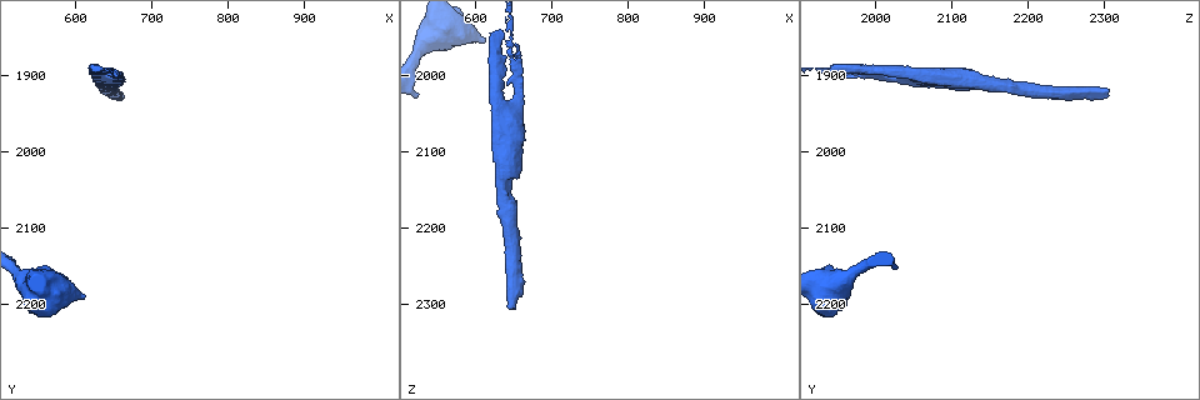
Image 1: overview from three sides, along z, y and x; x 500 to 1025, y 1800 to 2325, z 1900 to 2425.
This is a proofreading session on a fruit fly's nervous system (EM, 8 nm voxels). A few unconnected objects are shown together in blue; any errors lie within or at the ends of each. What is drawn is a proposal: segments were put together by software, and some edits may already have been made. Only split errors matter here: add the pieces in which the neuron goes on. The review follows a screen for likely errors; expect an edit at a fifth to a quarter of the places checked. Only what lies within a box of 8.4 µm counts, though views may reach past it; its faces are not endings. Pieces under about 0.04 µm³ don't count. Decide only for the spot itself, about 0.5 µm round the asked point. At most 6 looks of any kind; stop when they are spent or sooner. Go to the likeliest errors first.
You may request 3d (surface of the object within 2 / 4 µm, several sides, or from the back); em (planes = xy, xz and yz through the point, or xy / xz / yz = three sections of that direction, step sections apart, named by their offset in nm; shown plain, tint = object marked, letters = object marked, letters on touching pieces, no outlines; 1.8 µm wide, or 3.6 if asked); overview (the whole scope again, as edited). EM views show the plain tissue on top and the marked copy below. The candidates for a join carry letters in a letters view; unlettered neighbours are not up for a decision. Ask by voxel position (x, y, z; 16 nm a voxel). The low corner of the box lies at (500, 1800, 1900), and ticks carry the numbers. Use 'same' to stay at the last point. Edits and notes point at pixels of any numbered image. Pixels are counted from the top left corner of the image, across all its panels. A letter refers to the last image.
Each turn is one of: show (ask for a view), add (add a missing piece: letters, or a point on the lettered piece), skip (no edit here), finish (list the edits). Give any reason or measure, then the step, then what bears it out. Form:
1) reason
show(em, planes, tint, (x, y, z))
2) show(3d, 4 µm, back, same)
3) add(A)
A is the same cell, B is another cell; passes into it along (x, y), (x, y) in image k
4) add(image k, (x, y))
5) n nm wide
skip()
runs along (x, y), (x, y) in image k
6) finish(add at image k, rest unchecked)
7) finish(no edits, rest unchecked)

long arm stops here
show(em, planes, letters, (650, 1920, 2305))

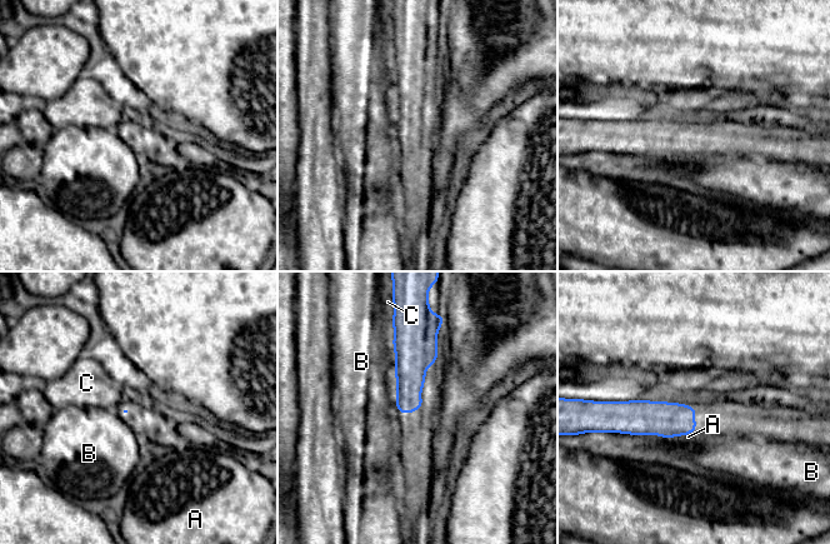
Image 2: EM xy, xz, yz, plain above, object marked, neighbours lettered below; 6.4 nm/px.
skip()
A, B and C are other cells; border along (391, 345), (395, 353), (395, 373) in image 2; no lettered piece goes on from it

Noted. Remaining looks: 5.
free end
show(em, 3.6 µm, xz, step 16, tint, (655, 1900, 1960))

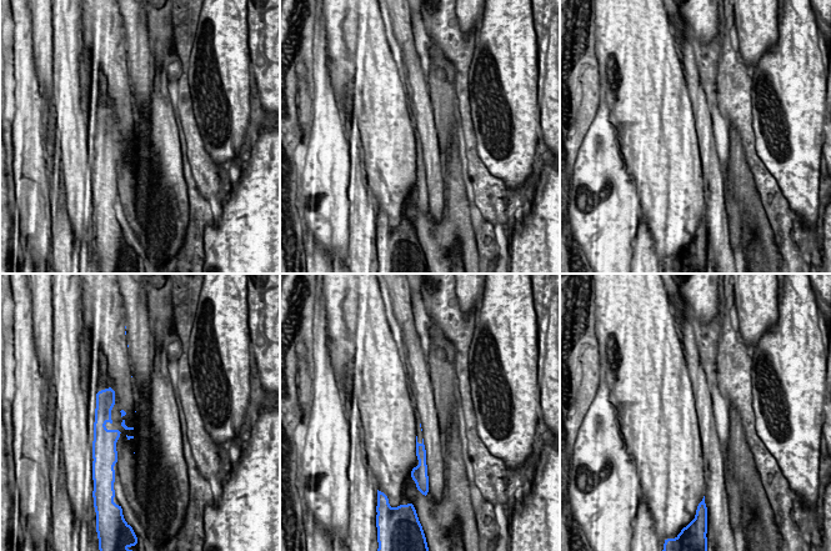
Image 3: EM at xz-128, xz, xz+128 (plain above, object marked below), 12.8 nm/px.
cut it another way
show(em, 3.6 µm, planes, letters, same)

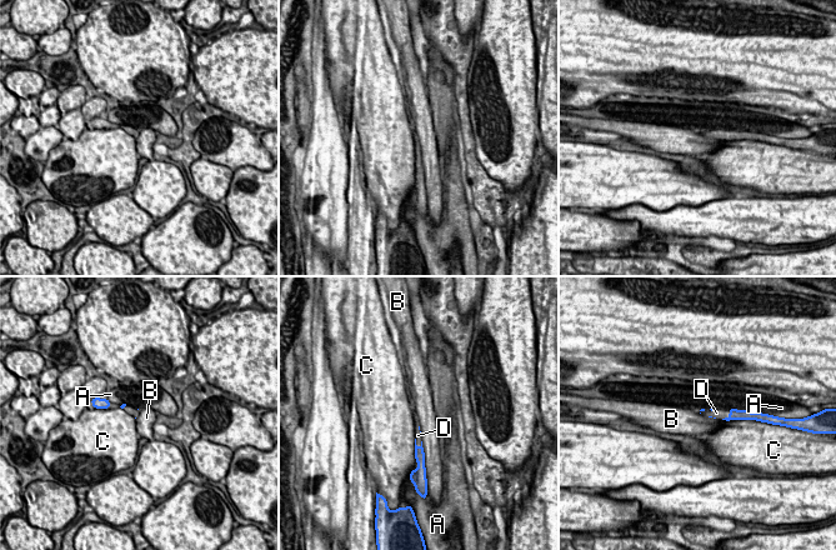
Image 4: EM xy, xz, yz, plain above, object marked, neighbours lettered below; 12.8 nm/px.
add(D)
D is the same cell, A, B and C are other cells; it goes on there

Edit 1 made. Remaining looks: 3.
show(overview)

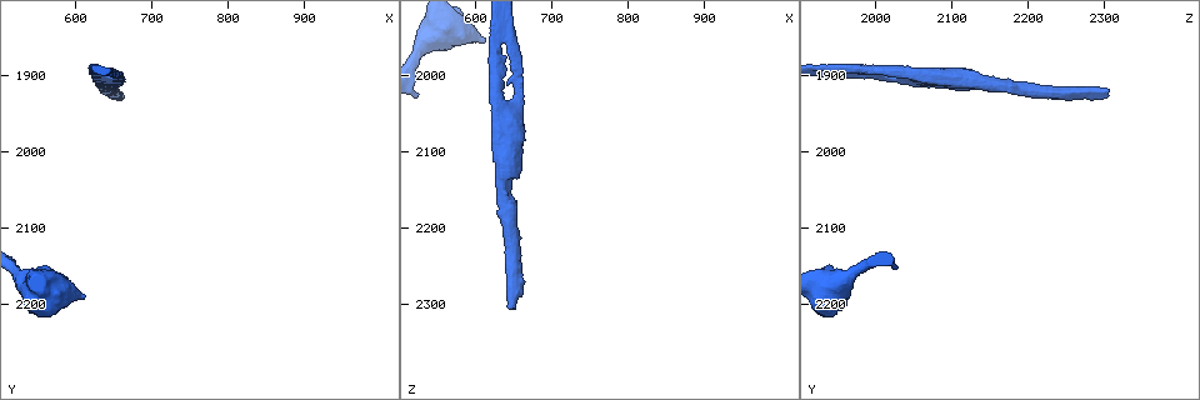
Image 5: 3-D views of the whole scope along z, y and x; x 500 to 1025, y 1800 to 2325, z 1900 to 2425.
calibre changes
show(3d, 4 µm, (635, 1900, 2070))

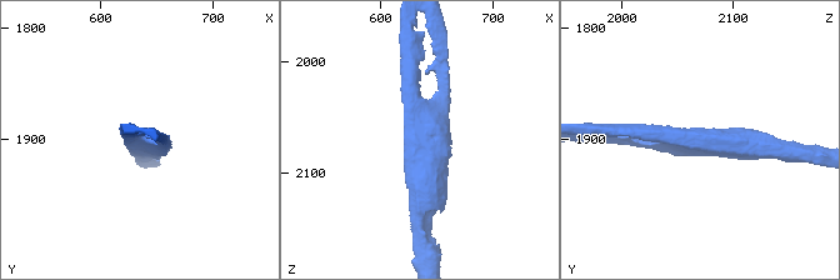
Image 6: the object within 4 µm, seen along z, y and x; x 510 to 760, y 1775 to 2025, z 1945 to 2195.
now the EM
show(em, planes, letters, (636, 1902, 2072))

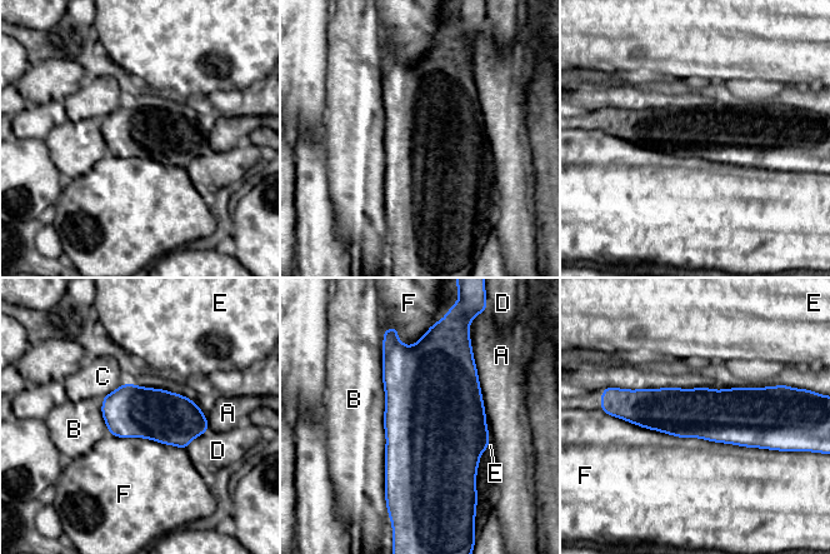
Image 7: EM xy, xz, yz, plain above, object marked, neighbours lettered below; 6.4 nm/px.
skip()
A, B, C, D, E and F are other cells; border along (614, 415), (679, 437), (780, 450) in image 7; none of them fits

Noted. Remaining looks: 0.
finish(add at image 4, rest unchecked)

